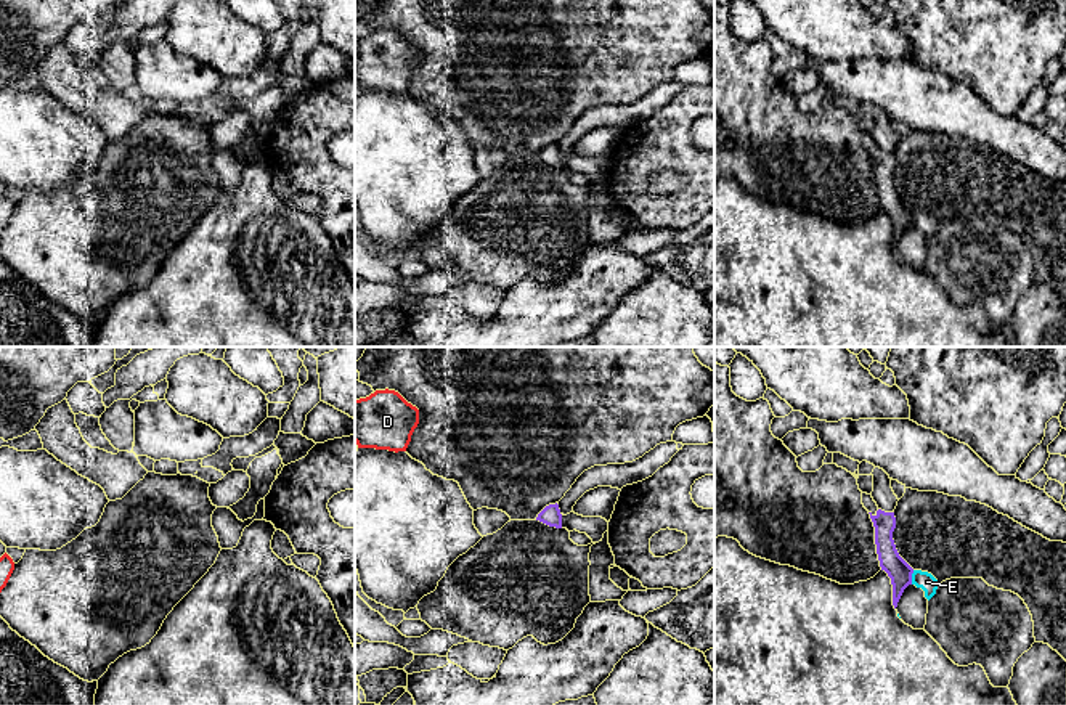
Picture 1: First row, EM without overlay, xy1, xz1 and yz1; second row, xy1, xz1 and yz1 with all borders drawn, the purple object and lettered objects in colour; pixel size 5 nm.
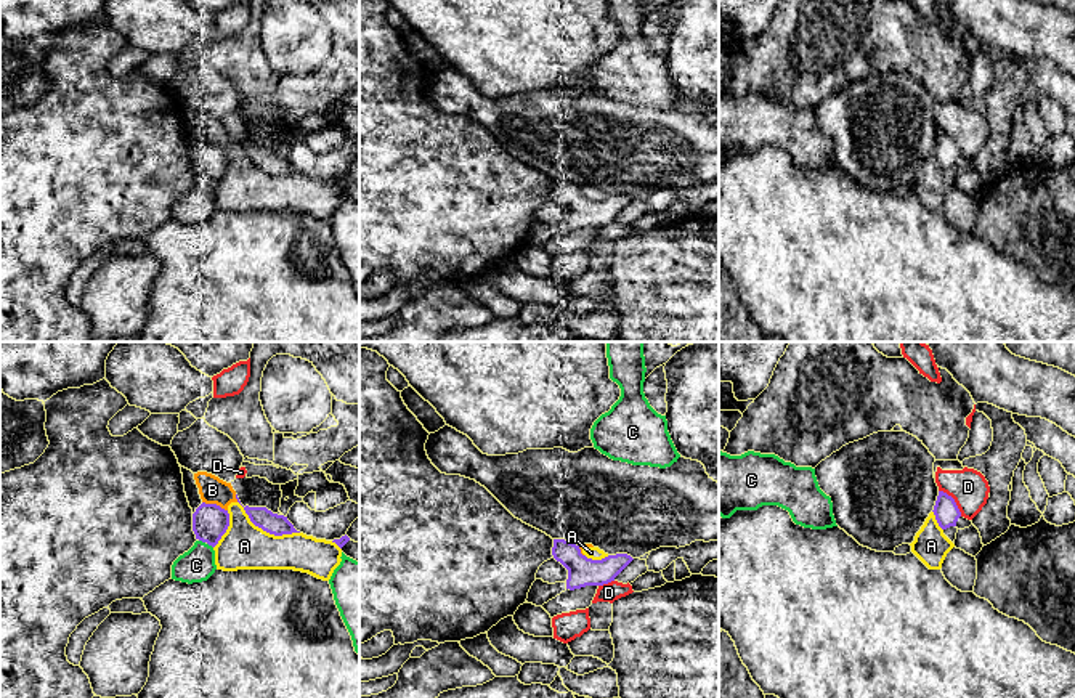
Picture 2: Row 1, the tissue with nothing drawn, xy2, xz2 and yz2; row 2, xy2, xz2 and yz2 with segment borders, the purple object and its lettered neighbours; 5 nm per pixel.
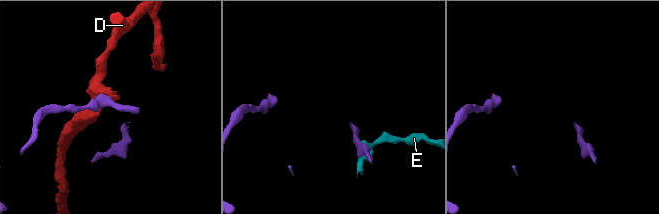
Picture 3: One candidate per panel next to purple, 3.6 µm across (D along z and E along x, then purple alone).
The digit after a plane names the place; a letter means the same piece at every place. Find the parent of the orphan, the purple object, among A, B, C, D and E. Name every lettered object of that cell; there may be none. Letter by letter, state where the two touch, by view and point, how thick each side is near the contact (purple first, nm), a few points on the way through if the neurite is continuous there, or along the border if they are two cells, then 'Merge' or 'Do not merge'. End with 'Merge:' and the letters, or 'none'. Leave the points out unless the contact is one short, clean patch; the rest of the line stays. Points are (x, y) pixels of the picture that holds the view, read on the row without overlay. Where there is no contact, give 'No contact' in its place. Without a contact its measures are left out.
A: Touches purple at xy2 (265, 170). Thickness 110 nm (purple) against 240 nm. Do not merge
B: Touches purple at xy2 (215, 145). Thickness 180 nm (purple) against 140 nm. Do not merge
C: Touches purple at xy2 (202, 182). Thickness 180 nm (purple) against 170 nm. Do not merge
D: Touches purple at yz2 (953, 142). Thickness 120 nm (purple) against 190 nm. Do not merge
E: Touches purple at yz1 (911, 217). Thickness 120 nm (purple) against 90 nm. Boundary: yz1 (914, 211), (911, 224). Do not merge
Merge: none

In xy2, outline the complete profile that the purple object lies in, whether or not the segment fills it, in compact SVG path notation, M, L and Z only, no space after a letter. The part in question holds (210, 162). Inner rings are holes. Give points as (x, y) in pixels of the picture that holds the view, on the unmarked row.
M202 143L193 154L196 180L215 188L229 167L229 154L217 144Z

